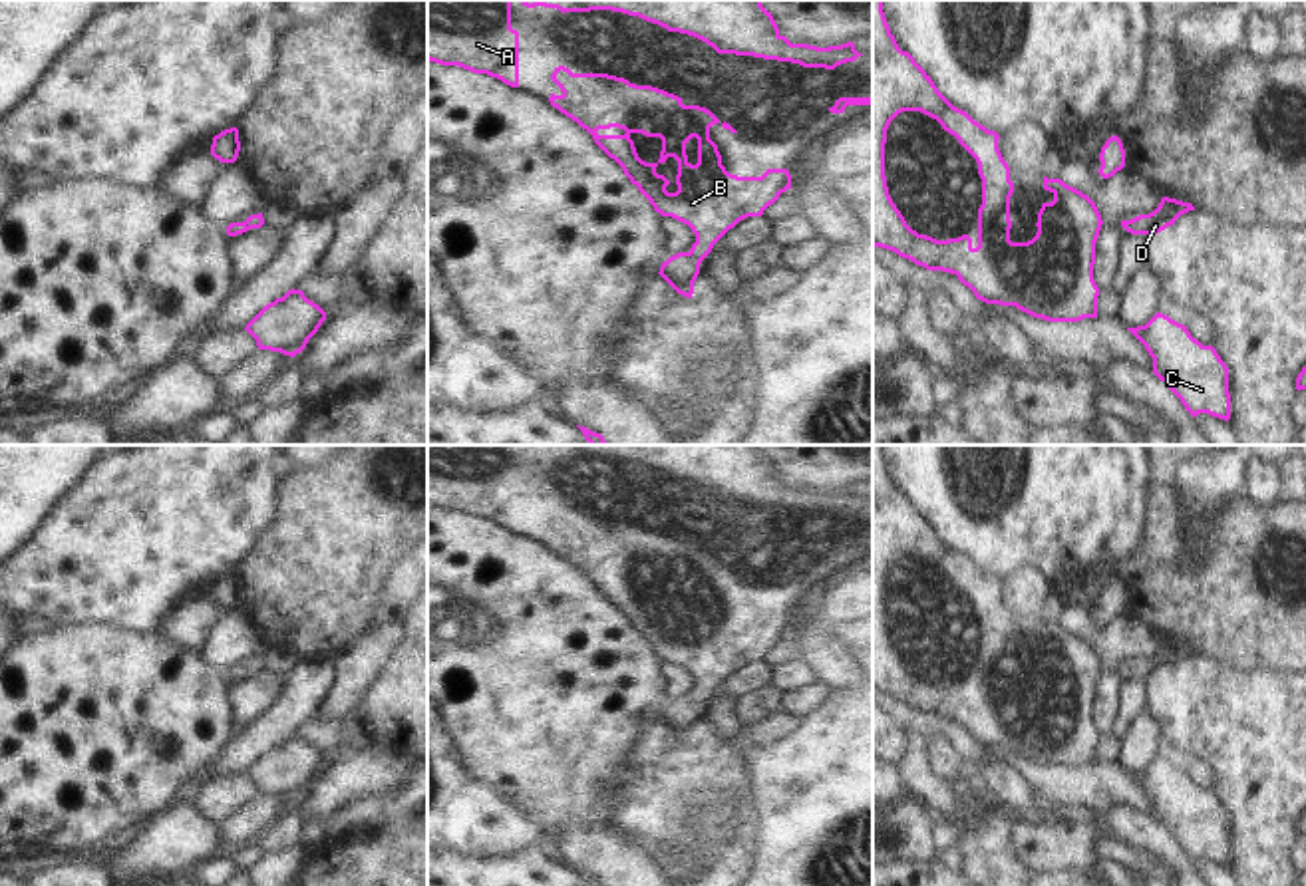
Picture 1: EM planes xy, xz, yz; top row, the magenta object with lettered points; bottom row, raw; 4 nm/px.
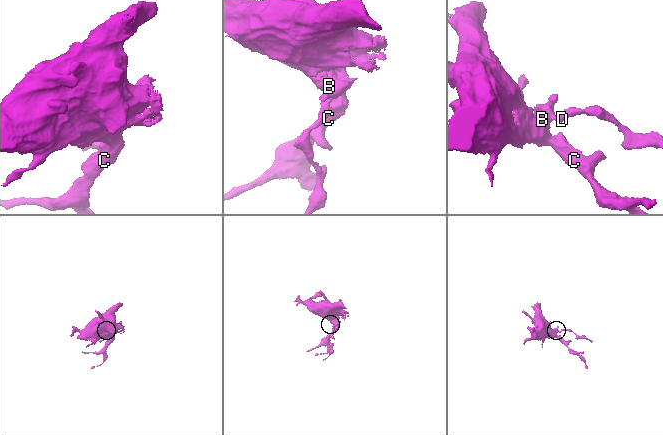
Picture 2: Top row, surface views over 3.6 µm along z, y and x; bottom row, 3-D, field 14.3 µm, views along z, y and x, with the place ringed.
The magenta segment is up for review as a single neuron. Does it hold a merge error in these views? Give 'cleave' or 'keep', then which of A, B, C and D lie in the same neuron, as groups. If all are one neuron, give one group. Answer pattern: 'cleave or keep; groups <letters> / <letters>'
keep; groups A B C D

